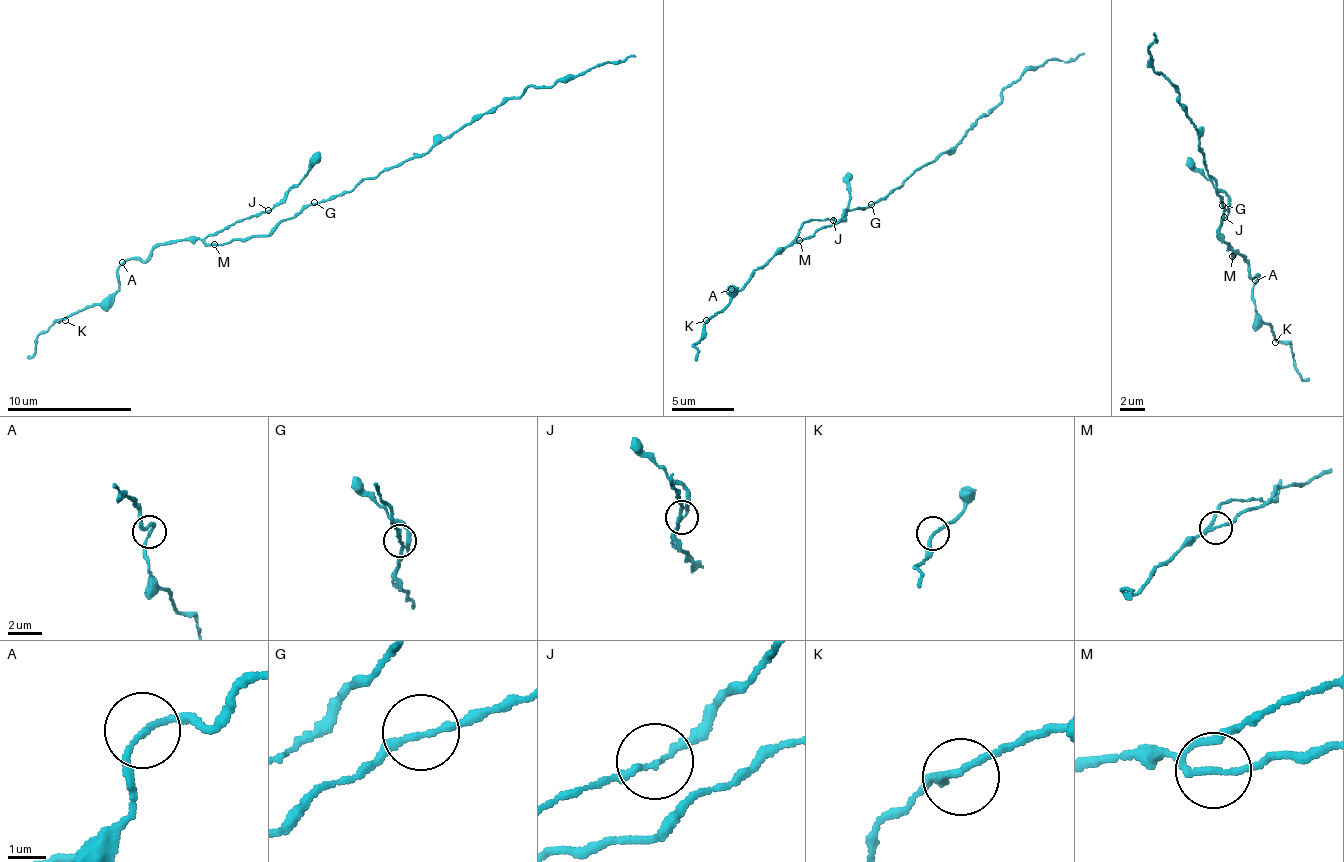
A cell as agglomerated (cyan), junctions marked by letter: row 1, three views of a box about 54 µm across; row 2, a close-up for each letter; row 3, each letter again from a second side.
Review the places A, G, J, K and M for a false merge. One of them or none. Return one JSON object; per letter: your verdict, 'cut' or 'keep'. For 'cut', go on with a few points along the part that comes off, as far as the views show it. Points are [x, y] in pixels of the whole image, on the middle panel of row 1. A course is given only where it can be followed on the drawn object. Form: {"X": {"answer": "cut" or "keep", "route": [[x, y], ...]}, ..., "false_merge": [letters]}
{"A": {"answer": "keep"}, "G": {"answer": "keep"}, "J": {"answer": "keep"}, "K": {"answer": "keep"}, "M": {"answer": "keep"}, "false_merge": []}

